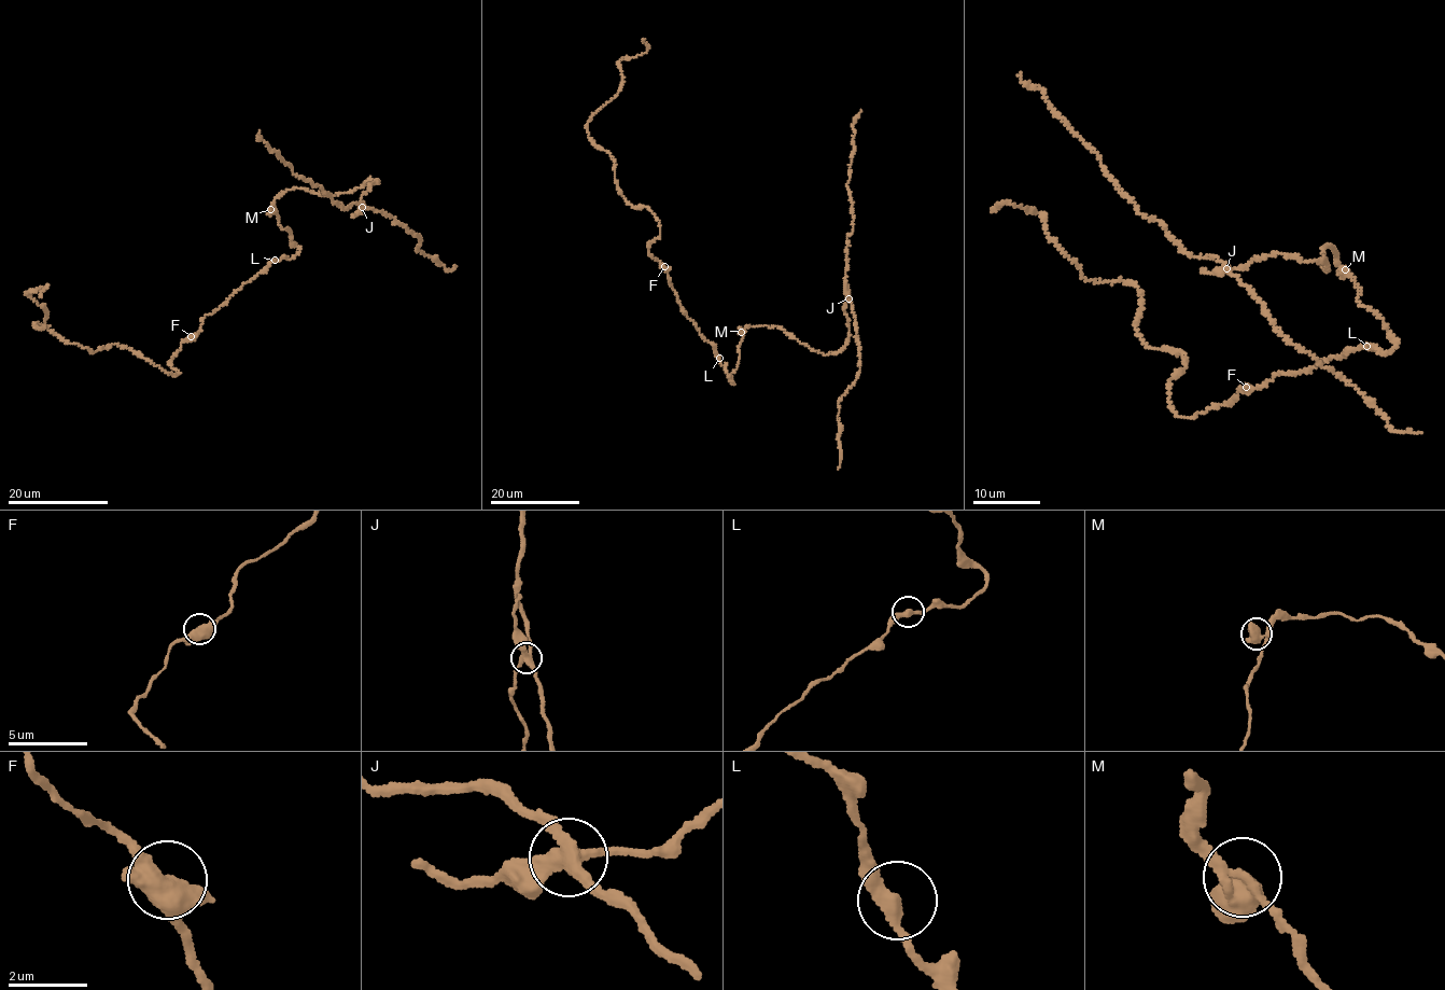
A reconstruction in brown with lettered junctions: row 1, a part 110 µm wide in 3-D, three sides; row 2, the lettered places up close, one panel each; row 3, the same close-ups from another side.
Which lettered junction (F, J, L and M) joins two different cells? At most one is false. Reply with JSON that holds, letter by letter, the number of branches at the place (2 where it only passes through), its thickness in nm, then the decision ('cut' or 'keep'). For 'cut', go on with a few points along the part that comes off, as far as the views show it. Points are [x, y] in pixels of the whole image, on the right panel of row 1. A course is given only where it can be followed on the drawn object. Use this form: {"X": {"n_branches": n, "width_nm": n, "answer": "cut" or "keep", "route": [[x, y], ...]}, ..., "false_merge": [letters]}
{"F": {"n_branches": 4, "width_nm": 480, "answer": "keep"}, "J": {"n_branches": 4, "width_nm": 400, "answer": "cut", "route": [[1226, 268], [1216, 258], [1183, 253], [1160, 223], [1146, 219], [1042, 92], [1023, 82], [1020, 73]]}, "L": {"n_branches": 2, "width_nm": 340, "answer": "keep"}, "M": {"n_branches": 3, "width_nm": 400, "answer": "keep"}, "false_merge": ["J"]}

